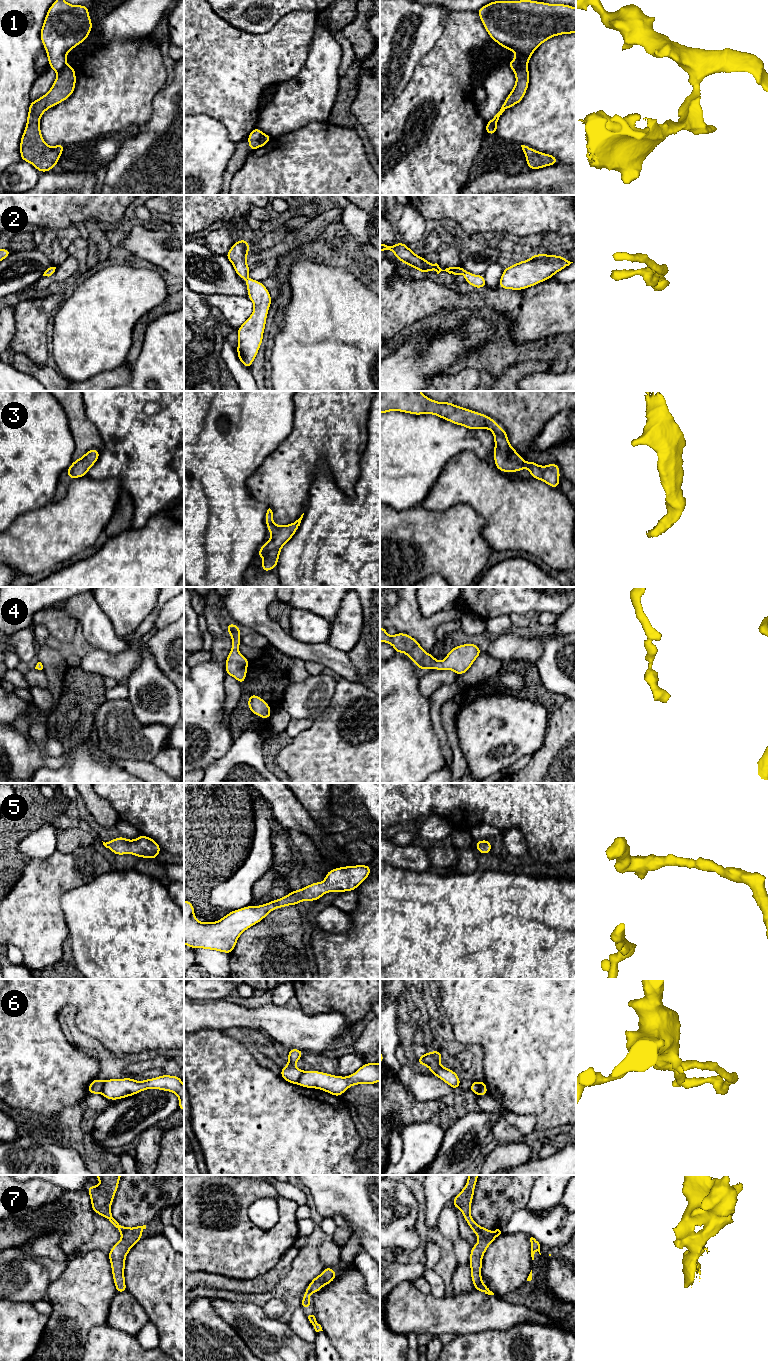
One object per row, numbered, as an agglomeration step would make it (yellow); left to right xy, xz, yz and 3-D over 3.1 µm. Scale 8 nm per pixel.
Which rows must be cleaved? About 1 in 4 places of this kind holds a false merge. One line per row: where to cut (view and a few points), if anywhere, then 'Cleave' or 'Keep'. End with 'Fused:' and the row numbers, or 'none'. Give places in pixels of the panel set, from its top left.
1: Split along xz (262, 133), (258, 146). Cleave
2: No split. Keep
3: No split. Keep
4: No split. Keep
5: No split. Keep
6: Split along yz (481, 1081), (476, 1094). Cleave
7: No split. Keep
Fused: 1, 6

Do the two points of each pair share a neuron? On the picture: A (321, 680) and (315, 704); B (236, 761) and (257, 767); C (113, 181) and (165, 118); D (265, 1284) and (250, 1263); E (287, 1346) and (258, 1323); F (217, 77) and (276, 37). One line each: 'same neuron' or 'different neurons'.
A: same neuron
B: same neuron
C: same neuron
D: different neurons
E: same neuron
F: same neuron

